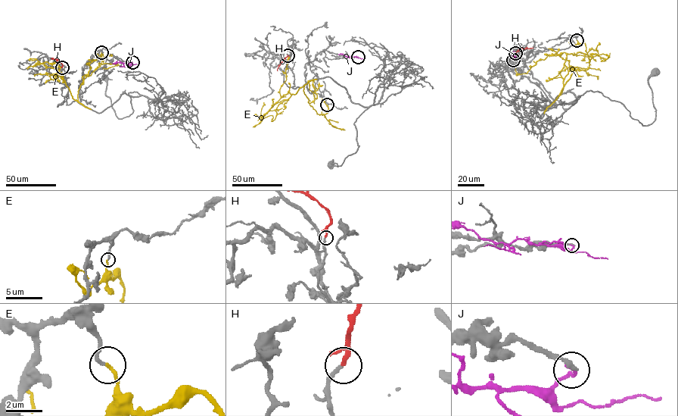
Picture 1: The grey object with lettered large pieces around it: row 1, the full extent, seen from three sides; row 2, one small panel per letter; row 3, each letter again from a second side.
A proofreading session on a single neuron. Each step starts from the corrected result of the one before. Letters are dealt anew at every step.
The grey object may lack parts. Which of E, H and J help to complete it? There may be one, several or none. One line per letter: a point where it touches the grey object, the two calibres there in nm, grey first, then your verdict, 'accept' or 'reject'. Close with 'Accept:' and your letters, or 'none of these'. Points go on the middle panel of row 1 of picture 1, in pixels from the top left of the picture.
E: (327, 104) | 200/170 nm | reject
H: (287, 55) | 200/200 nm | accept
J: (358, 57) | 220/190 nm | reject
Accept: H

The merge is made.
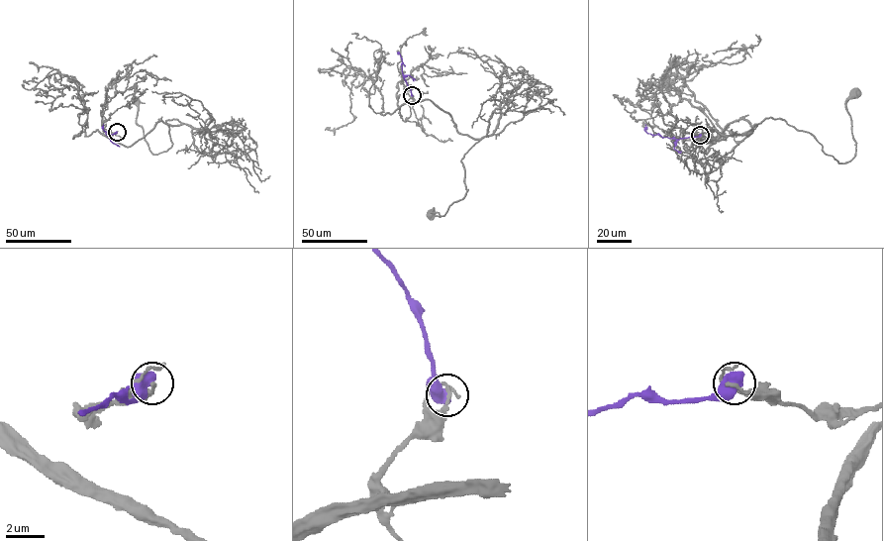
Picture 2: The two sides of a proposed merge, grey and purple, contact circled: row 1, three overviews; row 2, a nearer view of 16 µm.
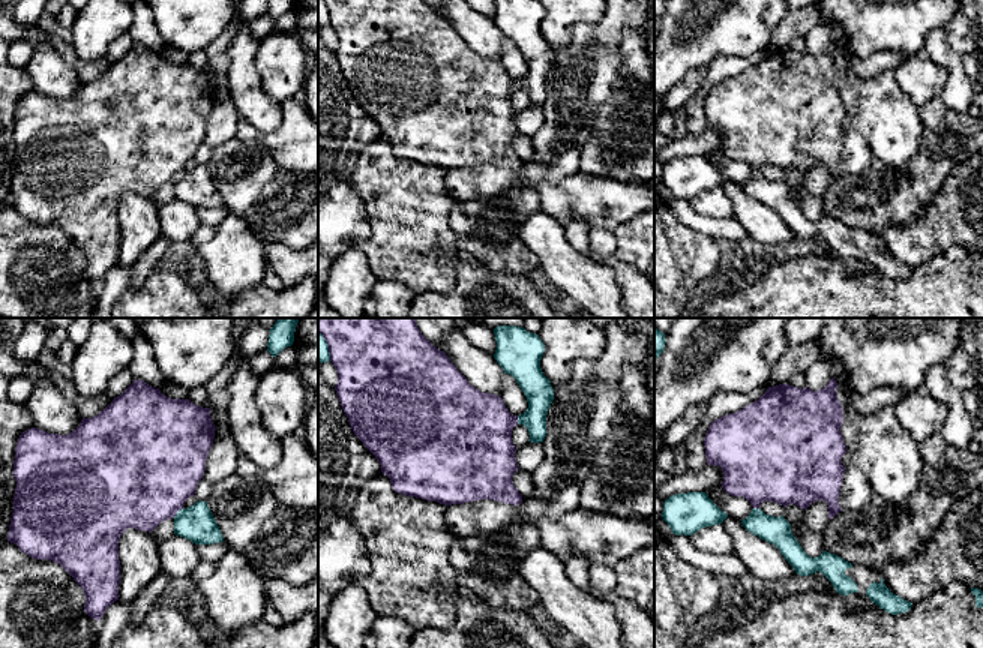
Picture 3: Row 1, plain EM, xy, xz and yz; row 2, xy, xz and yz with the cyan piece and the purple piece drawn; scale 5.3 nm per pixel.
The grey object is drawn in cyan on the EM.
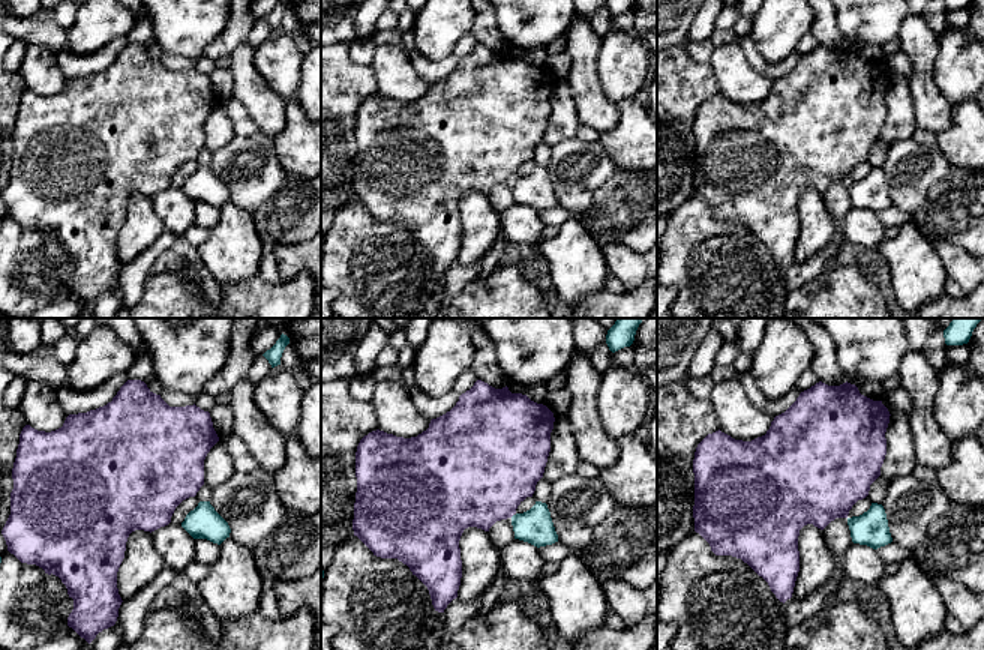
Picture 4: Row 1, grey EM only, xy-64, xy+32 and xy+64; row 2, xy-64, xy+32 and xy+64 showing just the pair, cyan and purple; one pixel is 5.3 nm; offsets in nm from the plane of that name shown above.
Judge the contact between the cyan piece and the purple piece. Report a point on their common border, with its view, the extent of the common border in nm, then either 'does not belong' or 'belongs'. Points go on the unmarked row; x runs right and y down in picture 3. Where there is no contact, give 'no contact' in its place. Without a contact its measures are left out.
meets cyan in xy at (177, 176); contact 80 nm long; does not belong

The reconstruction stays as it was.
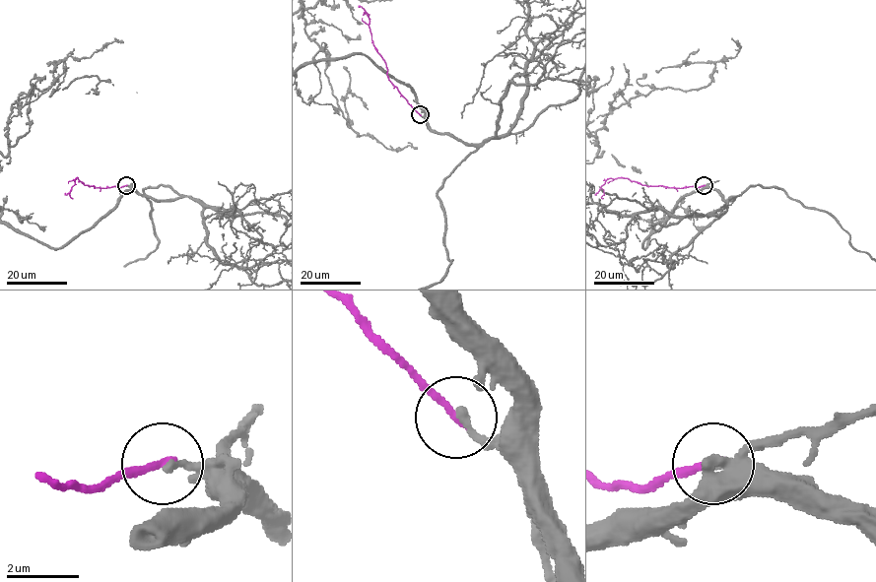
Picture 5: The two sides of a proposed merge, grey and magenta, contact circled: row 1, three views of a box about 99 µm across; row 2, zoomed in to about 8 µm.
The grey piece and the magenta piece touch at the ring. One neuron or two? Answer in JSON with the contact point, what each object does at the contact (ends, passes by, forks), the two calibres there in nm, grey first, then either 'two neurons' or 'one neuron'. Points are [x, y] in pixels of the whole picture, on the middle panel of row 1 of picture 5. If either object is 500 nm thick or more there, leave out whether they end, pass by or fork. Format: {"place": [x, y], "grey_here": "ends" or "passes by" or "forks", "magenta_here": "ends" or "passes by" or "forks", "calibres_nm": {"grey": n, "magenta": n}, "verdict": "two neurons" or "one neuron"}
{"place": [420, 114], "grey_here": "ends", "magenta_here": "ends", "calibres_nm": {"grey": 200, "magenta": 200}, "verdict": "two neurons"}

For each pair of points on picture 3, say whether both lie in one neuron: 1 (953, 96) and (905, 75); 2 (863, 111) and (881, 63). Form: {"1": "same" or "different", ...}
{"1": "different", "2": "different"}

